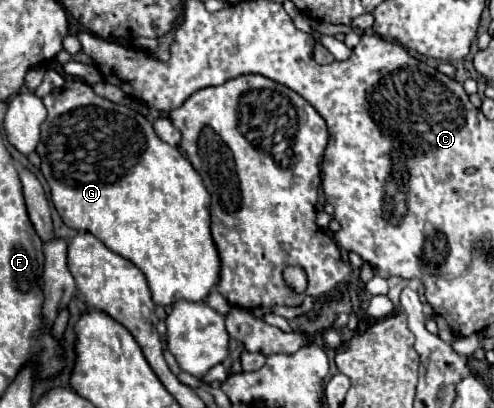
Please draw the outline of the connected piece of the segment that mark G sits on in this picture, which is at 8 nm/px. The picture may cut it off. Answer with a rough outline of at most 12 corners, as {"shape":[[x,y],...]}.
{"shape":[[85,82],[43,98],[69,228],[203,302],[209,192],[153,124]]}

